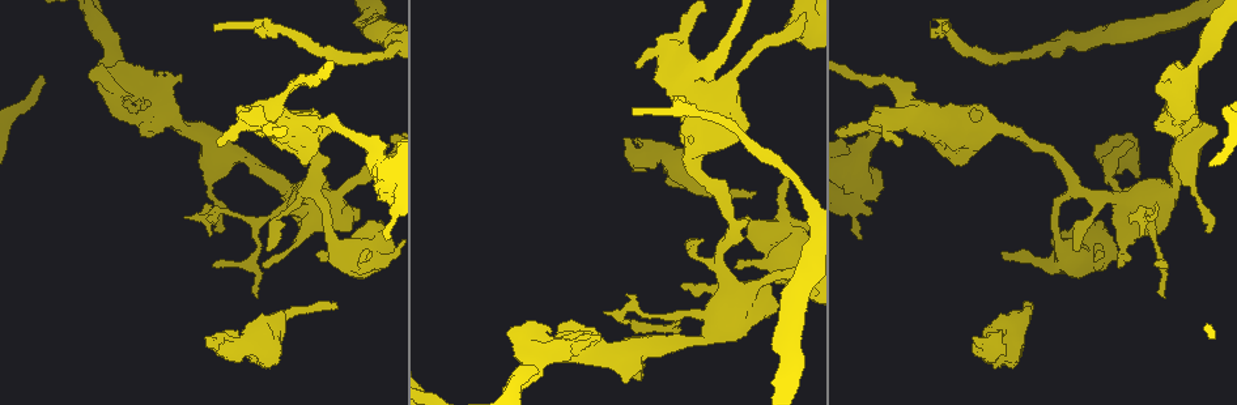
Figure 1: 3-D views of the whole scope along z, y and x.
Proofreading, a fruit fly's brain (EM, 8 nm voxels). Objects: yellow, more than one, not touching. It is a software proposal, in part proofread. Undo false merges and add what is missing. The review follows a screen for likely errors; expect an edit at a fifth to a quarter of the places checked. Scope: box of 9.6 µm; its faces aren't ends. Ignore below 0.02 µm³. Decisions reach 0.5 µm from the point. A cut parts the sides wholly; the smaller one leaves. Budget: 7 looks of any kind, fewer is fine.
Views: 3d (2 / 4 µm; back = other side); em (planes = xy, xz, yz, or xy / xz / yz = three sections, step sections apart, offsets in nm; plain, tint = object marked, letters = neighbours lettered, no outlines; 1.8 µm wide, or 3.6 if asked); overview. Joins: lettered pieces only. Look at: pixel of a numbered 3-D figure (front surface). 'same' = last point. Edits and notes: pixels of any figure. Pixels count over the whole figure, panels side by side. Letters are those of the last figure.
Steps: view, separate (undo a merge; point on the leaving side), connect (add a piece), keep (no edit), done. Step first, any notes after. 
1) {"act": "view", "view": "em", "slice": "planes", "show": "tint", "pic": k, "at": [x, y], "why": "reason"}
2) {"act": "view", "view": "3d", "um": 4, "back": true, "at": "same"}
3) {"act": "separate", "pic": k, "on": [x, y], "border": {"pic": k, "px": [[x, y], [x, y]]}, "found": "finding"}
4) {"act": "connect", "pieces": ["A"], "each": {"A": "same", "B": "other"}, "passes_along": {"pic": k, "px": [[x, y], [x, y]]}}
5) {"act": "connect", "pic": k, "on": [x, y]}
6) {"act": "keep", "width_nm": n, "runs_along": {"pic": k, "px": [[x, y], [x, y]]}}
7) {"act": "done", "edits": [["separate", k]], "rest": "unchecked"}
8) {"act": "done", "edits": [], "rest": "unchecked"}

{"act": "view", "view": "em", "slice": "xz", "step": 8, "show": "letters", "pic": 1, "at": [709, 79], "why": "free end"}

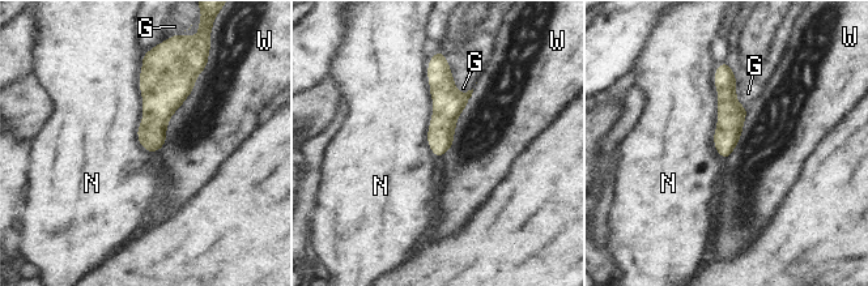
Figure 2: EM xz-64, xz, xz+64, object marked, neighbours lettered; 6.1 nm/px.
{"act": "view", "view": "em", "slice": "xy", "step": 8, "show": "letters", "at": "same", "why": "another direction"}

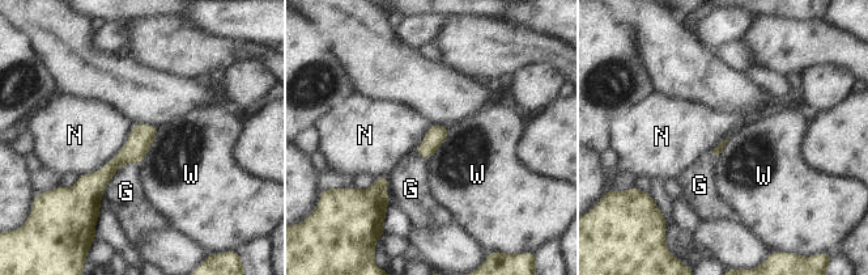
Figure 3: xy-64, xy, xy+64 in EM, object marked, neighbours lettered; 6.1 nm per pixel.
{"act": "keep", "longest_contact_nm": ["N", 480], "each": {"G": "other", "N": "other", "W": "other"}, "found": "none of them fits"}

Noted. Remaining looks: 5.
{"act": "view", "view": "3d", "um": 2, "back": true, "pic": 1, "at": [215, 25], "why": "end of a long branch"}

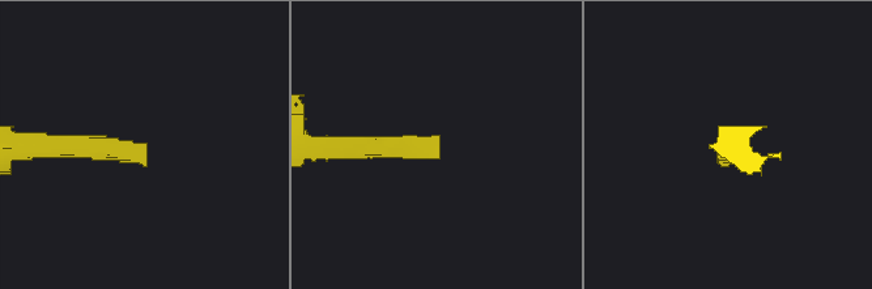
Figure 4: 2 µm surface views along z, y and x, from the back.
{"act": "view", "view": "em", "slice": "xy", "step": 4, "show": "tint", "pic": 4, "at": [144, 154], "why": "need the tissue"}

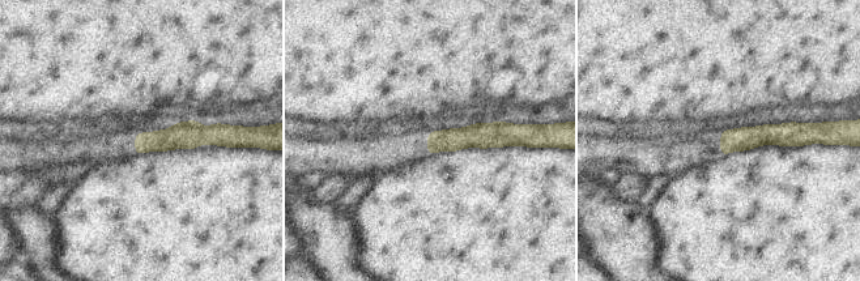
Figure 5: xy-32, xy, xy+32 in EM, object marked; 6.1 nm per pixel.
{"act": "view", "view": "em", "slice": "planes", "show": "letters", "at": "same"}

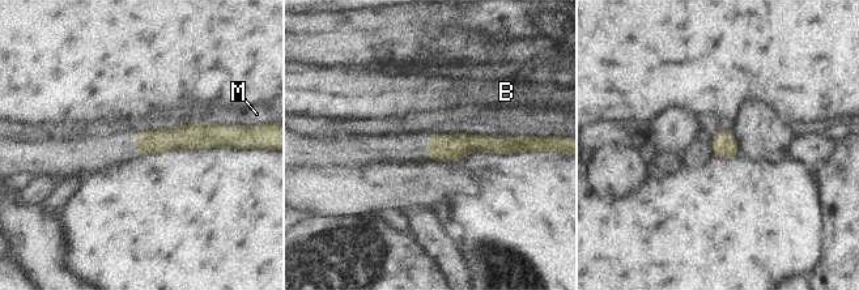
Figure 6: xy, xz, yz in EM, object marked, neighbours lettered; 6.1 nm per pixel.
{"act": "keep", "each": {"B": "other", "M": "other"}, "border": {"pic": 6, "px": [[226, 126], [181, 123], [151, 131]]}, "found": "no lettered piece goes on from it"}

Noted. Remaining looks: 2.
{"act": "view", "view": "em", "um": 3.6, "slice": "planes", "show": "plain", "pic": 1, "at": [337, 307], "why": "free end"}

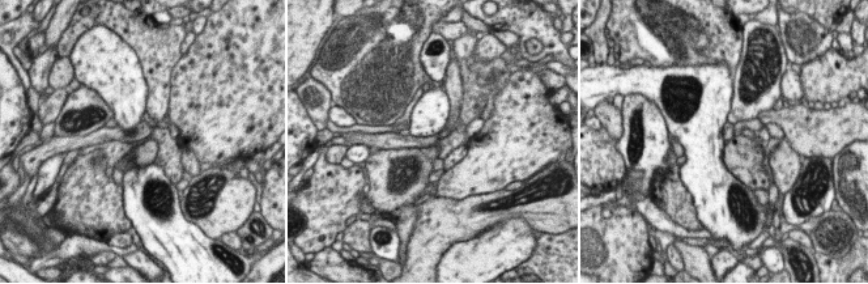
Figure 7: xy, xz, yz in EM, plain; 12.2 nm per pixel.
{"act": "view", "view": "em", "um": 3.6, "slice": "planes", "show": "letters", "at": "same", "why": "see the neighbours"}

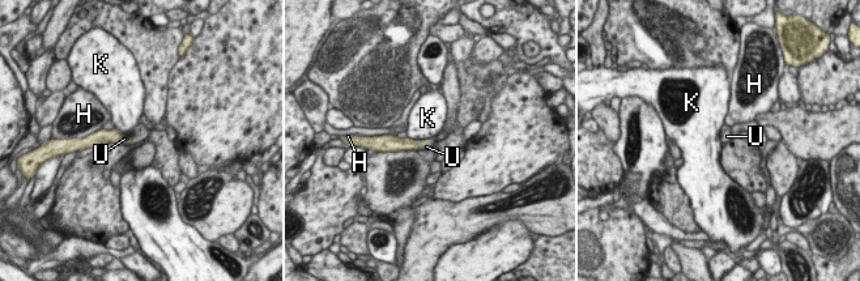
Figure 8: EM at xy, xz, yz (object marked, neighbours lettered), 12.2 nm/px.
{"act": "connect", "pieces": ["U"], "each": {"H": "other", "K": "other", "U": "same"}, "passes_along": {"pic": 8, "px": [[403, 144], [422, 147], [434, 140]]}, "found": "it goes on there"}

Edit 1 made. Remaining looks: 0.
{"act": "done", "edits": [["connect", 8]], "rest": "unchecked"}

